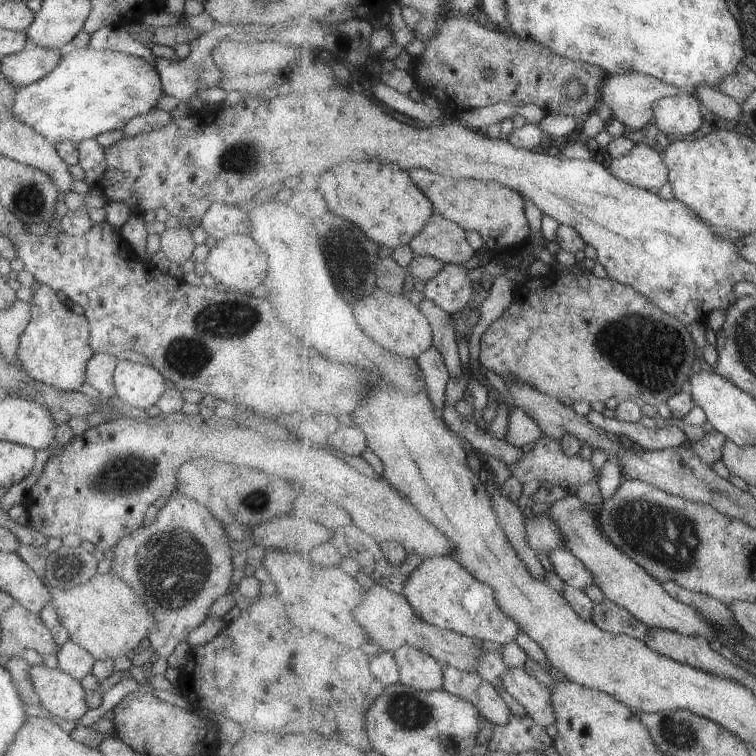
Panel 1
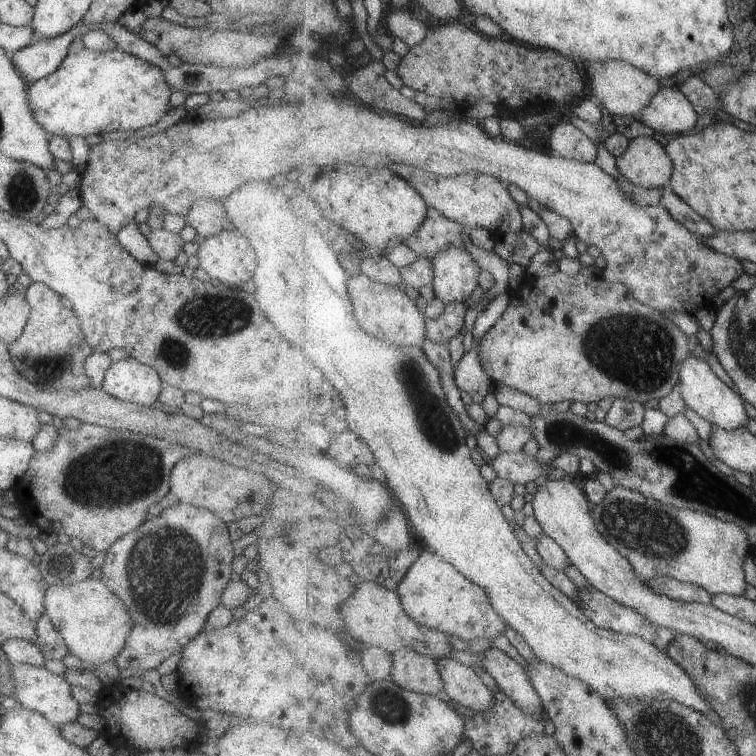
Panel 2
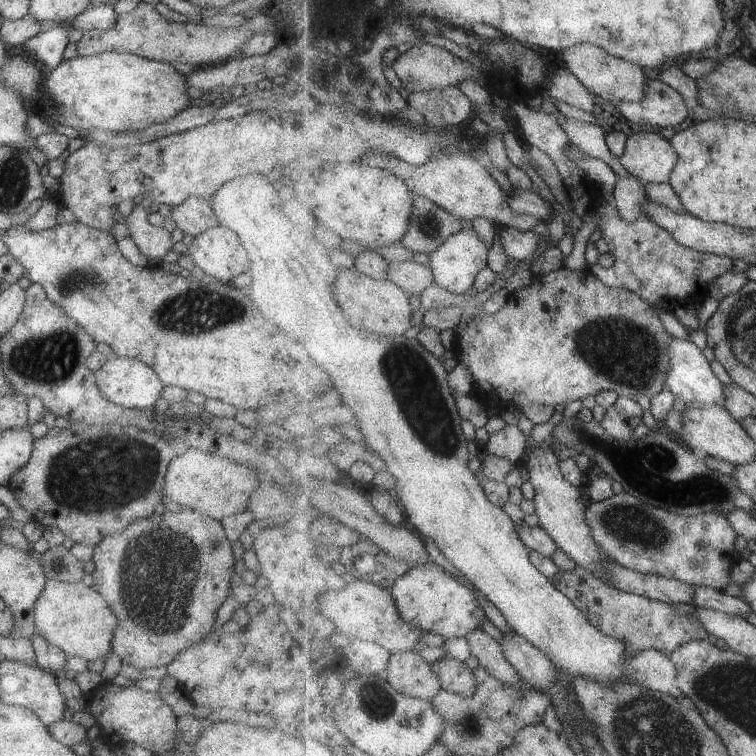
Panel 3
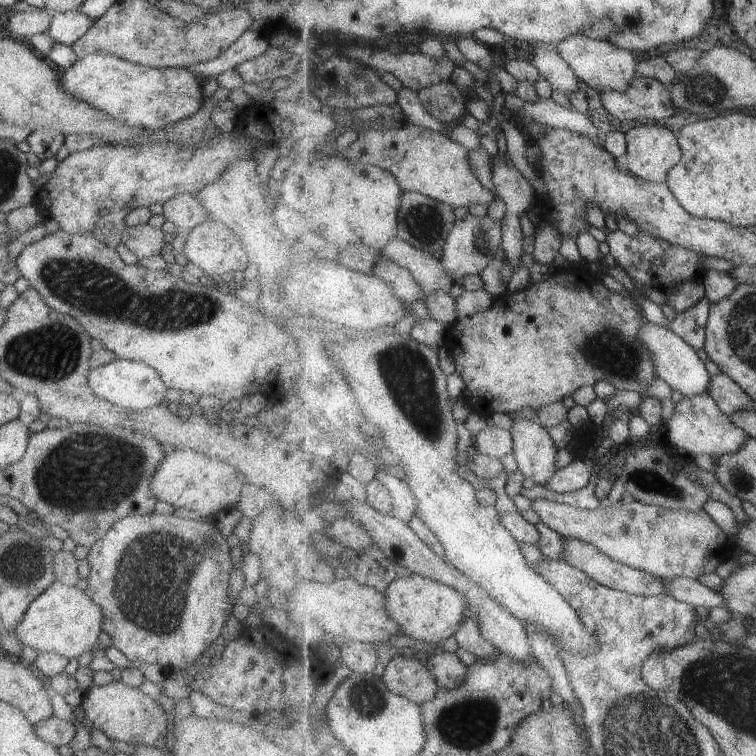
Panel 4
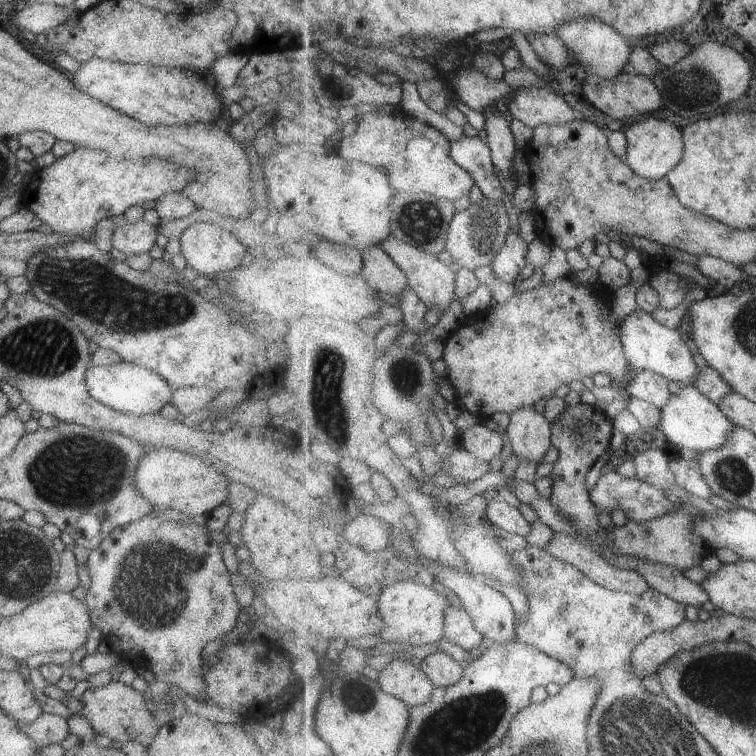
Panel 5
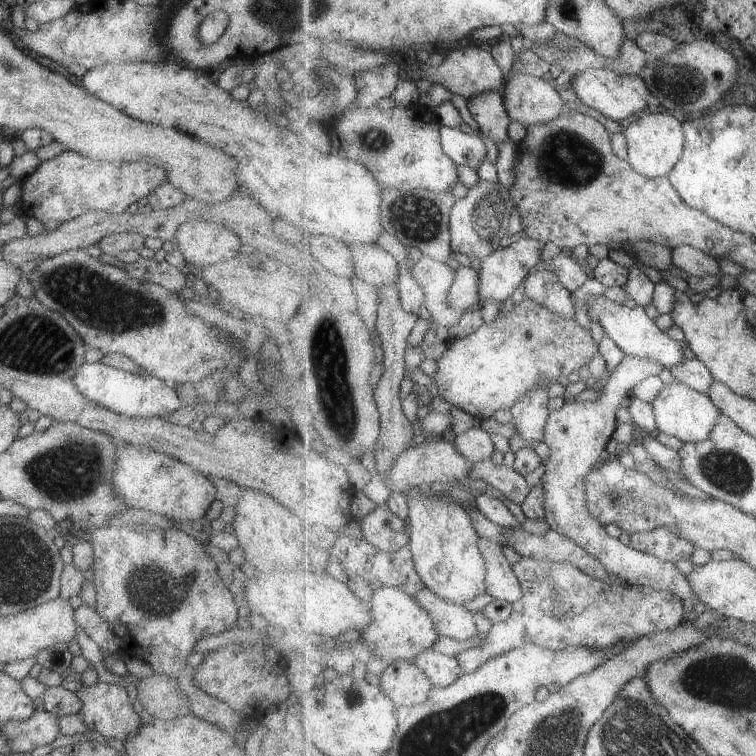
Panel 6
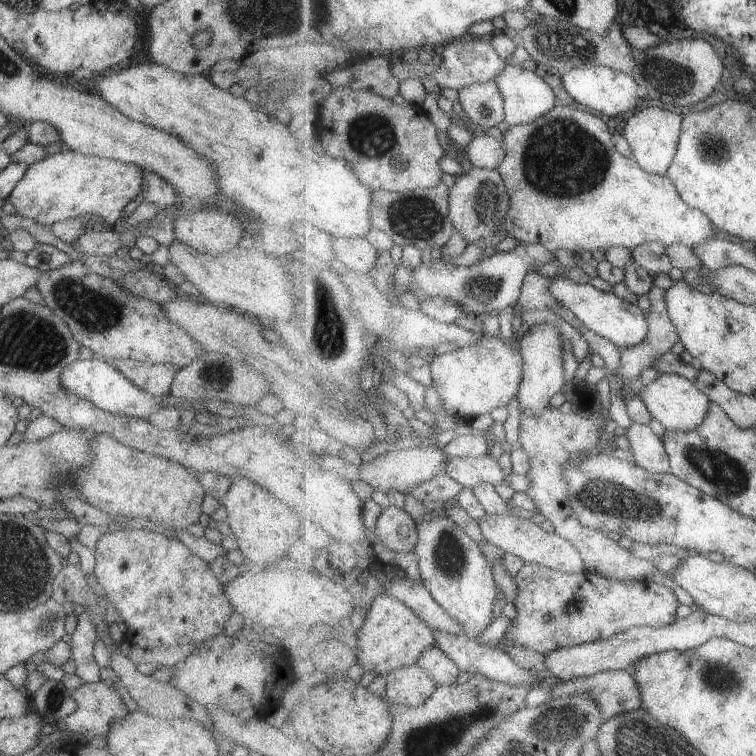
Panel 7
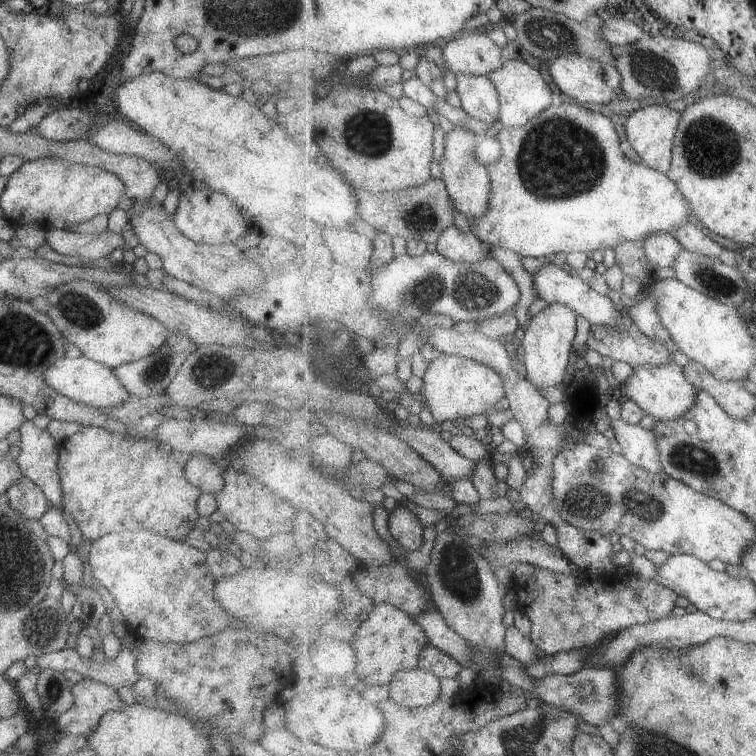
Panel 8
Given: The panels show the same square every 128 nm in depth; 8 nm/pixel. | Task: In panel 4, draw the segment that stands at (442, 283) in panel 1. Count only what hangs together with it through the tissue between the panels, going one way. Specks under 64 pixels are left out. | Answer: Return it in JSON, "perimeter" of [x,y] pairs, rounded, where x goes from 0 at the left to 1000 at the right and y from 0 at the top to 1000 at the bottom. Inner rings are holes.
{"perimeter":[[[622,283],[614,291],[606,291],[599,306],[594,310],[594,315],[591,315],[591,321],[582,343],[583,351],[597,365],[597,369],[606,373],[610,368],[636,364],[639,357],[649,349],[657,328],[665,323],[663,306],[663,295],[656,296],[644,283],[638,291]]]}

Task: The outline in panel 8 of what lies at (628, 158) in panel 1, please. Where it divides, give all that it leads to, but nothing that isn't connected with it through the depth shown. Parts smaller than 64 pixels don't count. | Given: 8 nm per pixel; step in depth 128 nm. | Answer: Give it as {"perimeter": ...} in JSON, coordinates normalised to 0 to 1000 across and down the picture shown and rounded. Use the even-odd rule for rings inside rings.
{"perimeter":[[[856,139],[836,149],[825,168],[827,184],[845,204],[849,216],[870,228],[884,230],[889,225],[893,183],[899,167],[901,151],[882,140]]]}

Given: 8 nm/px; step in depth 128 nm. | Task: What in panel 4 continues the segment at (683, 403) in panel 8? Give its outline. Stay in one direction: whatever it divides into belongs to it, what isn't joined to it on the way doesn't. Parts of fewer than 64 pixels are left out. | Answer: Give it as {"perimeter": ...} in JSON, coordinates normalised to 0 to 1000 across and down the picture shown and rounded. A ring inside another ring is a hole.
{"perimeter":[[[938,520],[906,525],[894,537],[894,550],[882,561],[880,583],[914,606],[939,602],[952,607],[960,602],[972,602],[984,595],[989,585],[989,573],[970,560],[967,550],[954,544],[952,536]]]}

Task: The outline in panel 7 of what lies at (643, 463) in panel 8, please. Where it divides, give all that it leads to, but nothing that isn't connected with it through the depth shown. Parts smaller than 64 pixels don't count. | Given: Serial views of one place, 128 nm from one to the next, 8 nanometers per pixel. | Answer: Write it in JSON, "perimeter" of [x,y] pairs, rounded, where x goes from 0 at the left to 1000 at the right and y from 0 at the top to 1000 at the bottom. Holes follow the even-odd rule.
{"perimeter":[[[836,560],[832,566],[823,570],[828,581],[832,583],[832,606],[849,616],[858,624],[885,624],[885,602],[881,593],[874,586],[876,579],[869,577],[857,562],[848,560]]]}

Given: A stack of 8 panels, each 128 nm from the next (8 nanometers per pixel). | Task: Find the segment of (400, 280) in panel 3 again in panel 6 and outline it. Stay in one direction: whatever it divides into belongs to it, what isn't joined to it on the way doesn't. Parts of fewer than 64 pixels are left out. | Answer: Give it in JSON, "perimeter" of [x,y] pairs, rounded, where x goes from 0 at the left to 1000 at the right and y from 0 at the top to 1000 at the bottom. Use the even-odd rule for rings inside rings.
{"perimeter":[[[499,323],[467,325],[472,365],[500,381],[522,376],[529,368],[528,345]]]}

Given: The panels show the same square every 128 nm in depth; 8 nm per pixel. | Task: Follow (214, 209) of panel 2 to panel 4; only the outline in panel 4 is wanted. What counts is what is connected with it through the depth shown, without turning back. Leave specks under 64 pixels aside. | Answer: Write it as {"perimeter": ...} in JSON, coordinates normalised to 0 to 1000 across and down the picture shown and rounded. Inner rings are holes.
{"perimeter":[[[249,255],[229,259],[214,272],[216,287],[229,296],[231,304],[243,310],[276,288],[271,275],[267,275],[257,259]]]}

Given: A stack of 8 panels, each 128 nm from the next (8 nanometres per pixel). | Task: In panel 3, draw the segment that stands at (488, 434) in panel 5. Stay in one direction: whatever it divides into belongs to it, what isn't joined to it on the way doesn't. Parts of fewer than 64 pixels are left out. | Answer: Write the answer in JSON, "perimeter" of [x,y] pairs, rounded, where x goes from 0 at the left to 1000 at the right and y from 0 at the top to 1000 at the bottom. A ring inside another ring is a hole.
{"perimeter":[[[672,561],[668,566],[646,578],[640,599],[657,602],[683,614],[688,614],[694,603],[698,587],[697,575],[684,562]]]}

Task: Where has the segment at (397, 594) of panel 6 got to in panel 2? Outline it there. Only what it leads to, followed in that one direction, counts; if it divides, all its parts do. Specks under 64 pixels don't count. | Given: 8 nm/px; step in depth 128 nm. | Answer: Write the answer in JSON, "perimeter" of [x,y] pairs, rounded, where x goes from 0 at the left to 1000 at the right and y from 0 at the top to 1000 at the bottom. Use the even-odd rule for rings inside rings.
{"perimeter":[[[569,726],[556,733],[538,762],[528,770],[524,782],[533,795],[536,810],[540,810],[546,820],[618,849],[636,844],[649,848],[667,839],[673,827],[649,799],[642,778],[623,770],[599,746],[589,743]]]}

